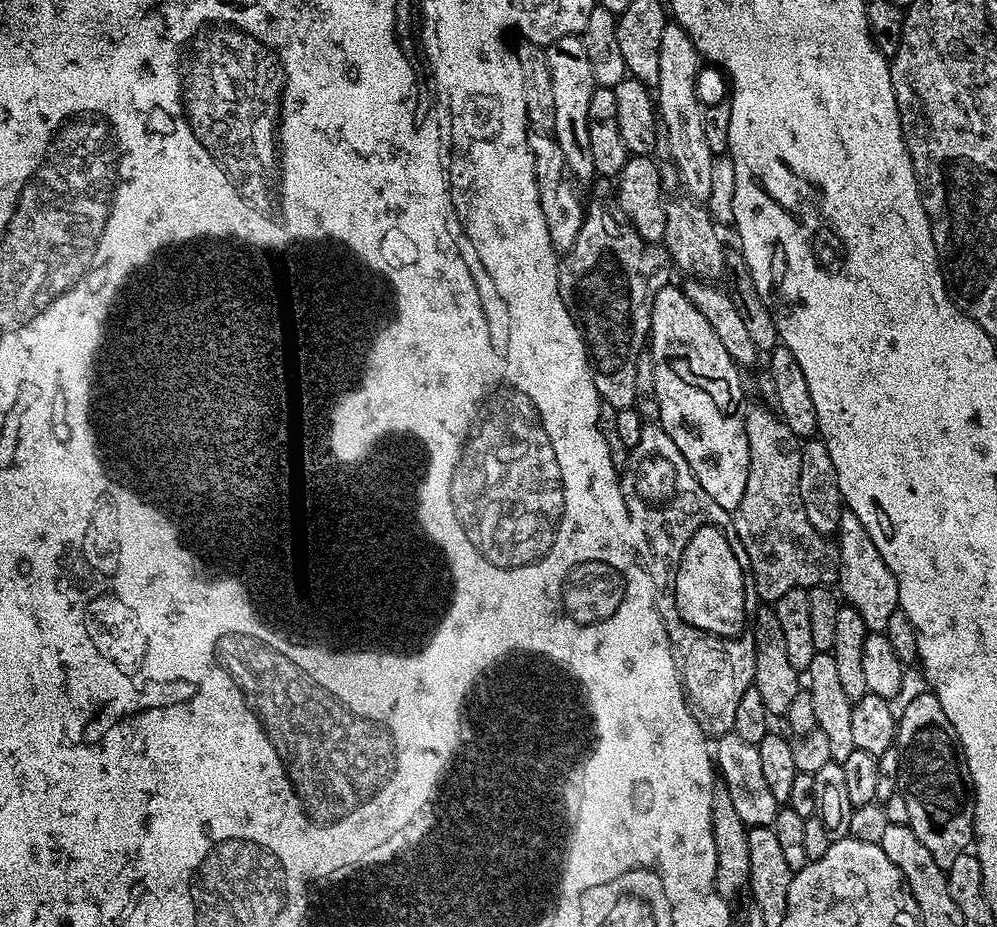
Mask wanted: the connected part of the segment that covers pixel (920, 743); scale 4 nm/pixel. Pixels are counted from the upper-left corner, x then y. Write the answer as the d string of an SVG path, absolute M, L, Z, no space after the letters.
M923 691L898 712L894 745L900 763L898 794L906 798L908 827L918 834L918 842L930 850L934 862L947 870L954 858L969 851L973 843L976 801L950 718L946 718L946 710L942 710L942 702L935 694Z

